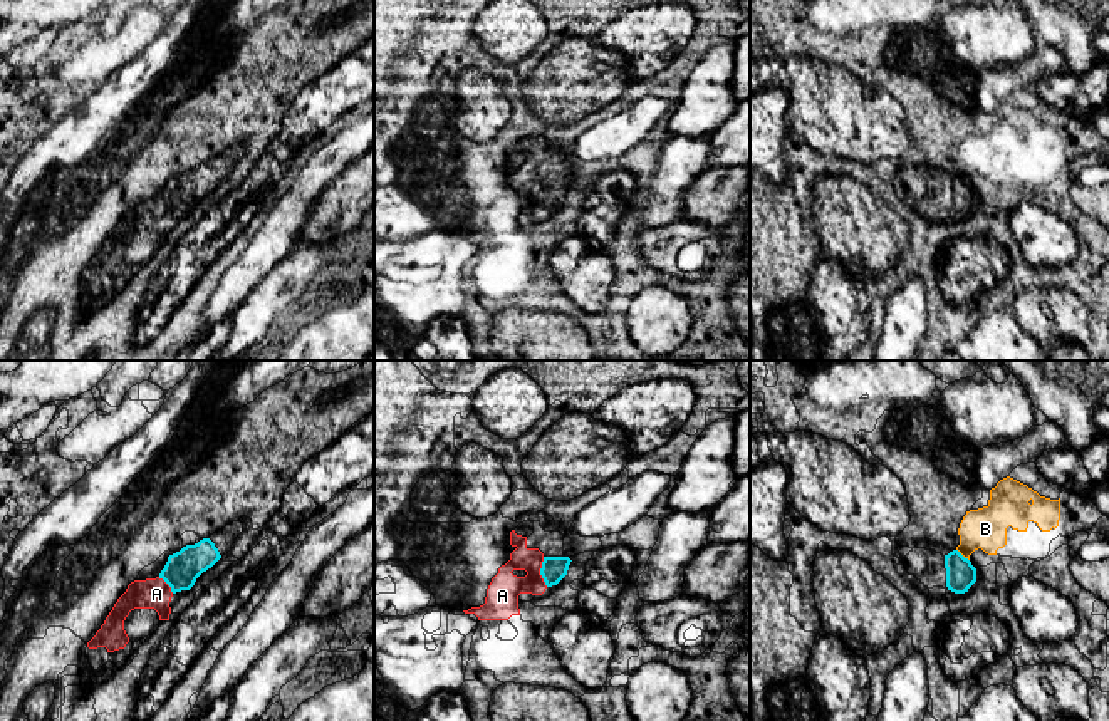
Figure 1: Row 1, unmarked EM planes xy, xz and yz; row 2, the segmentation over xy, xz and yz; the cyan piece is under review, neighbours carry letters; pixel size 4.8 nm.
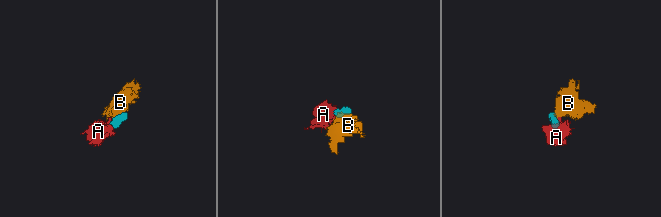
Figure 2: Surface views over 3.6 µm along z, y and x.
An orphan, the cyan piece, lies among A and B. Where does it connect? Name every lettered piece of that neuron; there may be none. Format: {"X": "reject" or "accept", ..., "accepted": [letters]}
{"A": "accept", "B": "reject", "accepted": ["A"]}

